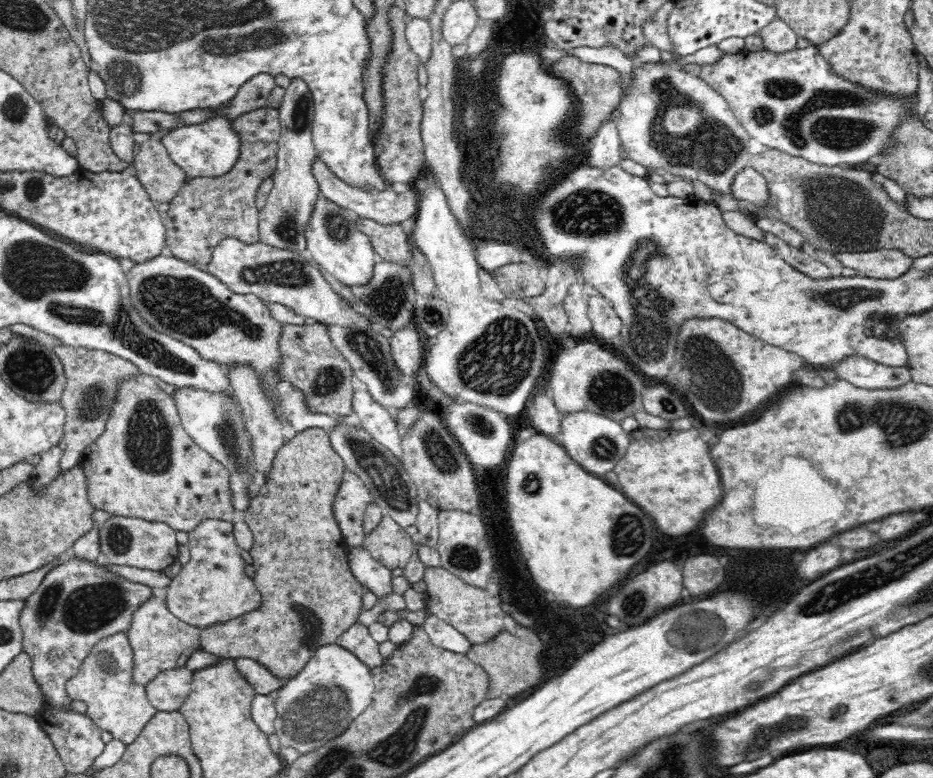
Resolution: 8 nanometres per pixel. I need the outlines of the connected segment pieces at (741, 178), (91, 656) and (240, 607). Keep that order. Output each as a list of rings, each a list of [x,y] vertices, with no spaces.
[[[750,165],[734,176],[731,192],[738,200],[748,200],[757,206],[768,202],[767,181]]]
[[[119,632],[95,644],[80,665],[78,674],[72,677],[65,686],[67,693],[72,699],[88,703],[88,710],[85,712],[85,715],[94,720],[102,730],[111,732],[113,738],[124,743],[125,747],[130,746],[138,738],[138,735],[144,730],[144,726],[158,712],[148,701],[145,687],[132,681],[133,660],[132,647],[128,642],[126,632]]]
[[[213,518],[203,520],[194,530],[189,532],[187,543],[190,551],[190,561],[182,566],[182,569],[174,578],[171,578],[162,593],[168,605],[168,610],[176,618],[204,630],[210,625],[216,625],[252,613],[252,610],[256,610],[260,606],[260,591],[245,571],[247,563],[240,555],[240,548],[233,533],[232,521]]]

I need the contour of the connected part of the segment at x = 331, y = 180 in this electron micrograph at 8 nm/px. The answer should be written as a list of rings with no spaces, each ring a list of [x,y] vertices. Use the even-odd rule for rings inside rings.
[[[318,160],[312,165],[312,172],[318,181],[320,190],[332,202],[335,202],[340,208],[352,211],[358,215],[358,218],[364,218],[379,222],[383,226],[400,226],[405,220],[415,220],[419,208],[419,192],[415,187],[403,192],[396,193],[392,188],[385,188],[378,194],[370,194],[369,191],[358,186],[350,186],[342,178],[338,178],[324,162]]]

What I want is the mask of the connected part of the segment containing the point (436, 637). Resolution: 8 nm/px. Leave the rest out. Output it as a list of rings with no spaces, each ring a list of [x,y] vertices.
[[[429,611],[426,614],[426,618],[422,620],[422,627],[428,633],[431,641],[440,648],[467,654],[468,649],[471,647],[468,639],[460,636],[458,630],[451,624],[431,614]]]

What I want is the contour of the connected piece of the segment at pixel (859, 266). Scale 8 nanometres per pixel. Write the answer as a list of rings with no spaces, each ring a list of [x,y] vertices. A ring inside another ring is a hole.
[[[878,248],[870,252],[836,253],[835,257],[846,268],[854,268],[862,276],[873,279],[895,279],[912,268],[914,258],[901,250]]]

